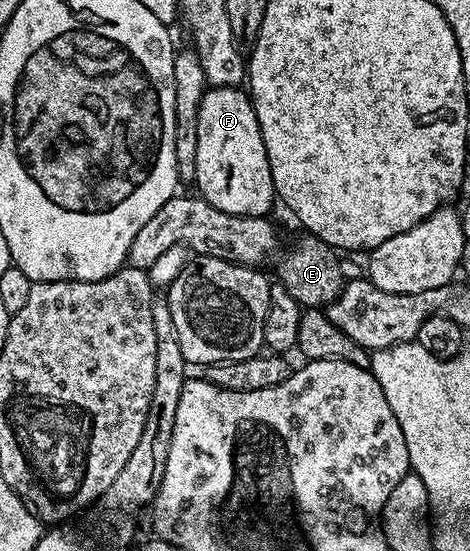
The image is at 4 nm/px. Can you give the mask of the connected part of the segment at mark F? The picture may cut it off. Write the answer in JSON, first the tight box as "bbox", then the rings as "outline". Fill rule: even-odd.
{"bbox":[193,86,277,218],"outline":[[[212,86],[205,92],[197,112],[197,168],[193,181],[199,185],[198,193],[203,199],[213,204],[213,208],[221,208],[221,212],[254,218],[272,213],[271,205],[277,202],[273,172],[269,168],[269,156],[265,152],[265,140],[261,140],[261,128],[257,124],[255,109],[250,97],[242,89]]]}

